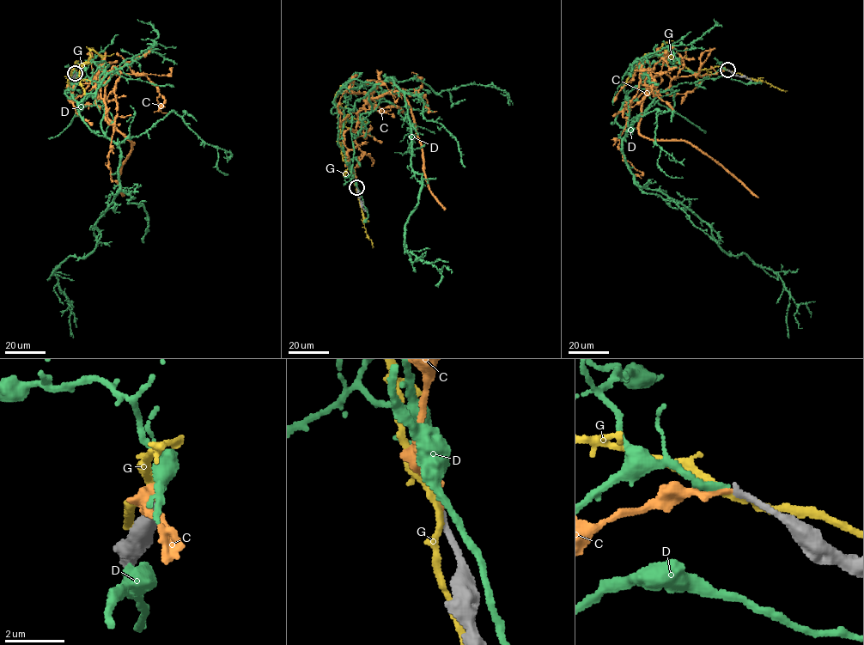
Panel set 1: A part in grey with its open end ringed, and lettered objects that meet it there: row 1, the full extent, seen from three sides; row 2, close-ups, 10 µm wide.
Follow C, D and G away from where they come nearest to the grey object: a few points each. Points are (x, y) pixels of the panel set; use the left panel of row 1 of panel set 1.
C: (76, 73), (76, 79), (90, 79), (88, 84), (96, 77), (107, 118), (133, 142), (118, 178), (123, 196)
D: (76, 72), (64, 93), (120, 161), (97, 246), (52, 272), (73, 337)
G: (75, 74), (76, 70), (71, 77), (69, 76), (78, 64), (88, 63), (82, 68), (79, 76), (84, 94)

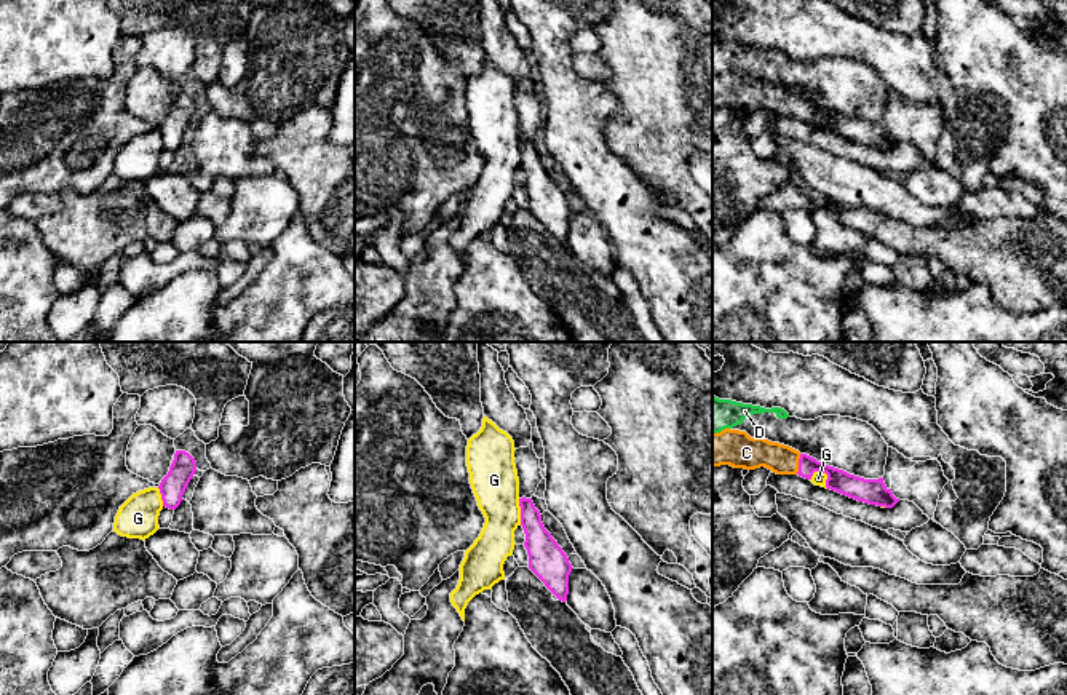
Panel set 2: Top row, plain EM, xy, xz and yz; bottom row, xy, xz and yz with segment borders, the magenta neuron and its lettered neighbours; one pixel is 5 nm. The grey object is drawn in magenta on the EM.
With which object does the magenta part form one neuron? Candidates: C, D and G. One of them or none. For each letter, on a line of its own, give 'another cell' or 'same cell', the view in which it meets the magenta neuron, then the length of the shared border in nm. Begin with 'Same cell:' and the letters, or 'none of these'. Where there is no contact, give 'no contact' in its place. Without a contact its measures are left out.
Same cell: C
C: same cell; contact in yz; length 110 nm
D: another cell; no contact
G: another cell; contact in yz; length 120 nm

